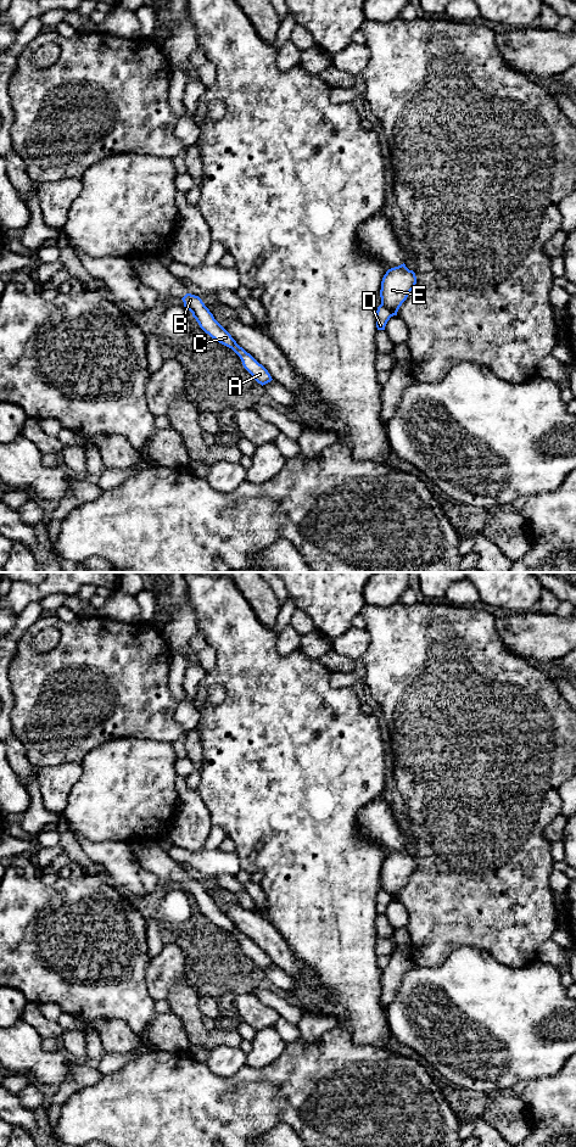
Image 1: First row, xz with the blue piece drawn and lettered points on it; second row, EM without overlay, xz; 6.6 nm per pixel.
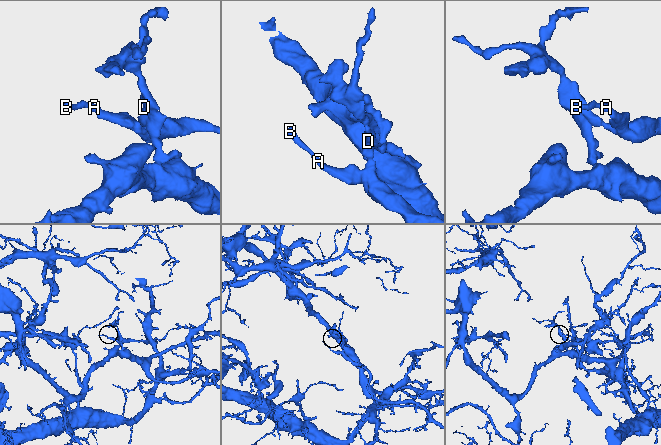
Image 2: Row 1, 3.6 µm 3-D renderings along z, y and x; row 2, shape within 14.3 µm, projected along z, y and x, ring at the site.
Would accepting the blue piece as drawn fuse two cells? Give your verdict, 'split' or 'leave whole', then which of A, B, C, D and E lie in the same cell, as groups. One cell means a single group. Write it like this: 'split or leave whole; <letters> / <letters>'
split; A B C D / E

